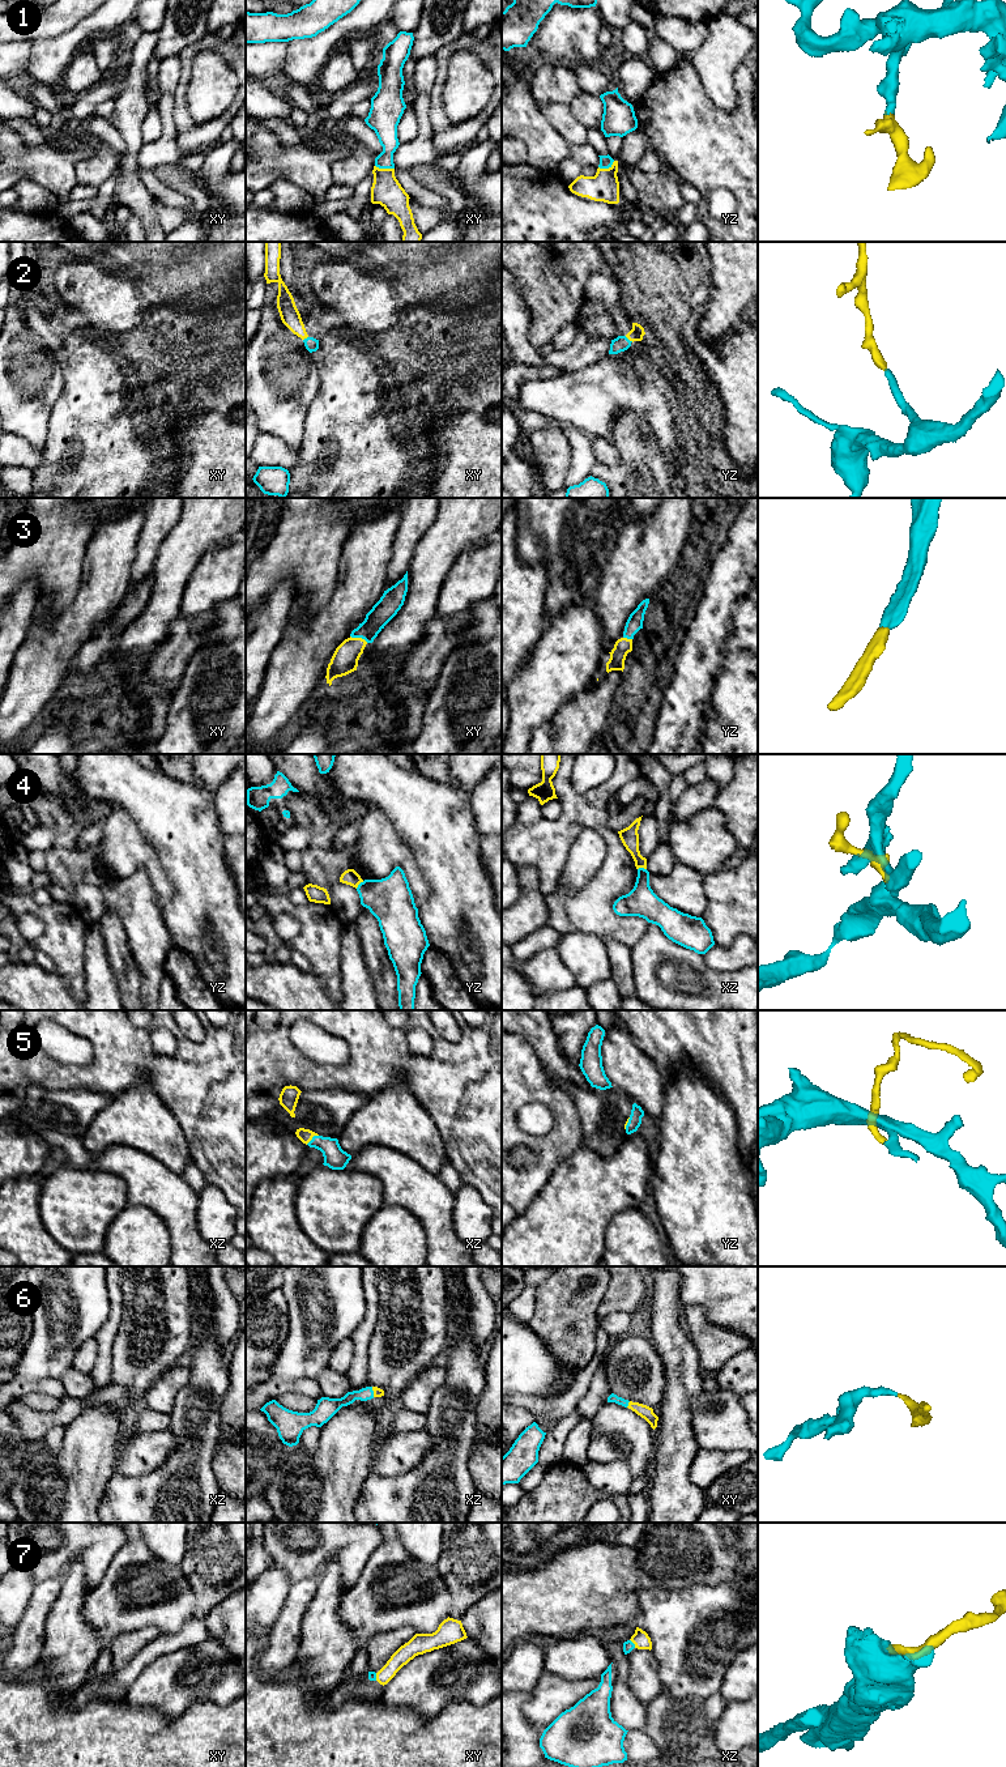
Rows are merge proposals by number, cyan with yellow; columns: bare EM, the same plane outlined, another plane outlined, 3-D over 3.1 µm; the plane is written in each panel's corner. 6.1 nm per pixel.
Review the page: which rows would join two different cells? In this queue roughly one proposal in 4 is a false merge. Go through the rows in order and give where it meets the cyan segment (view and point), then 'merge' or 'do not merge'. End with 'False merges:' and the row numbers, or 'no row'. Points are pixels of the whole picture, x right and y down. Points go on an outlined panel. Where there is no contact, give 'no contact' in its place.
1: contact xy (384, 167); merge
2: contact yz (627, 339); merge
3: contact xy (359, 637); merge
4: contact yz (359, 884); merge
5: contact xz (312, 1139); merge
6: contact xy (627, 1404); merge
7: contact xz (632, 1643); merge
False merges: no row

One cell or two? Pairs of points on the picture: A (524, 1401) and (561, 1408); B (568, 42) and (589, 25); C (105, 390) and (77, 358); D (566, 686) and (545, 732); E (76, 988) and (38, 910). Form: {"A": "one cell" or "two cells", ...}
{"A": "one cell", "B": "one cell", "C": "one cell", "D": "two cells", "E": "one cell"}

